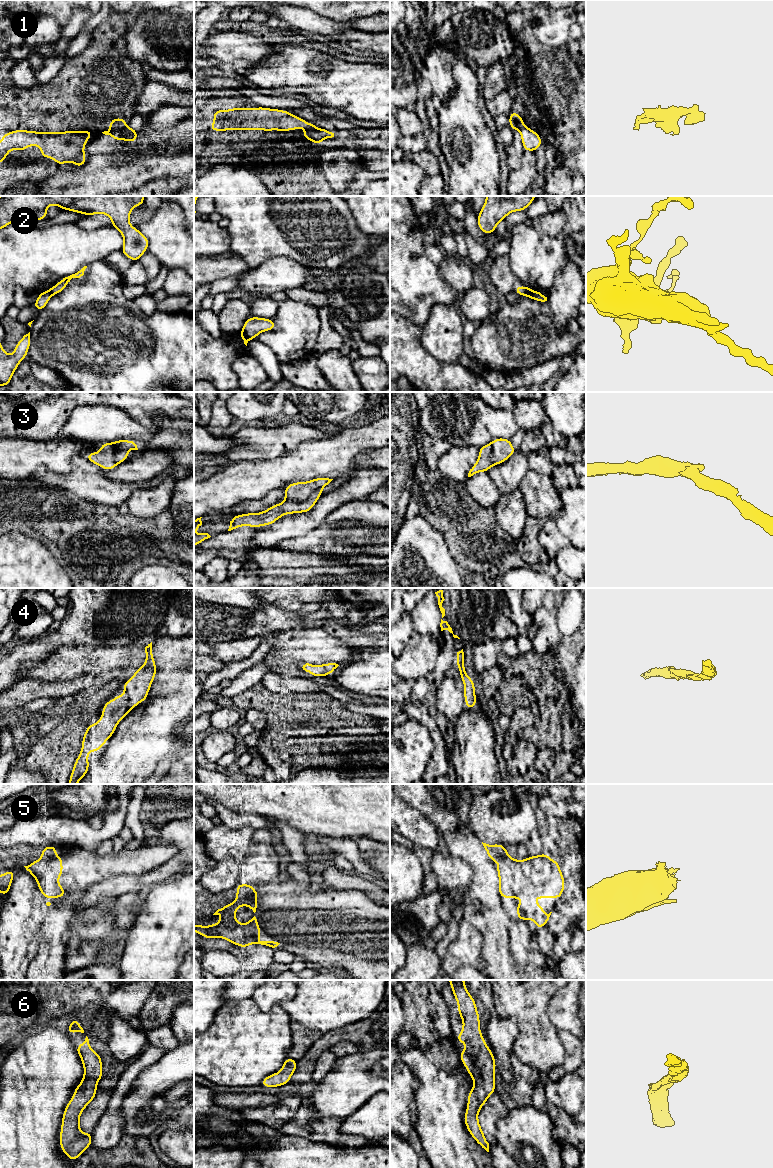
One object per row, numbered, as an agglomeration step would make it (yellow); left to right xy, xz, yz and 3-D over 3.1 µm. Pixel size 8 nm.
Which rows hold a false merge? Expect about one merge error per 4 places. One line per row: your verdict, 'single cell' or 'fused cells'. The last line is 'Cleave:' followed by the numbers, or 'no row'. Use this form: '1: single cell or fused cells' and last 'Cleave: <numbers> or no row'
1: fused cells
2: fused cells
3: fused cells
4: single cell
5: fused cells
6: single cell
Cleave: 1, 2, 3, 5

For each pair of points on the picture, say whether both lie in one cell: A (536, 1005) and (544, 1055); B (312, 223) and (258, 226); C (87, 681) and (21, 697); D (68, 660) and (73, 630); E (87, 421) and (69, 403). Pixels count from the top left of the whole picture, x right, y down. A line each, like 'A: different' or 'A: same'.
A: same
B: same
C: same
D: different
E: different

